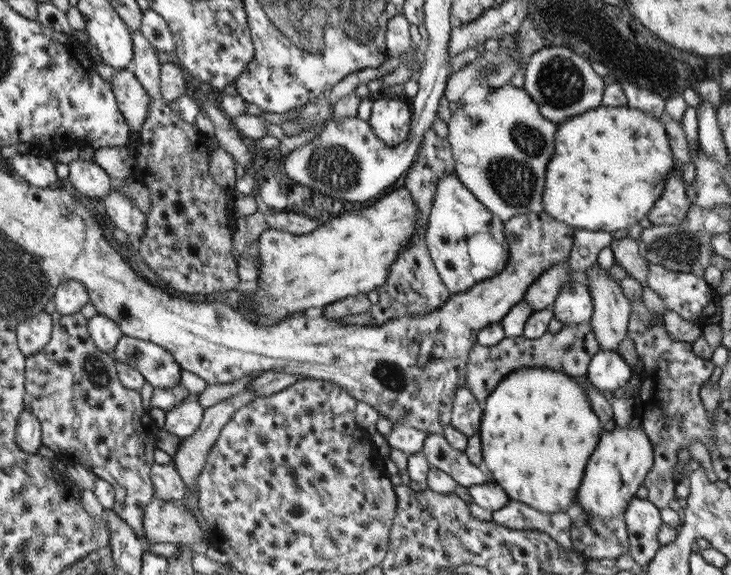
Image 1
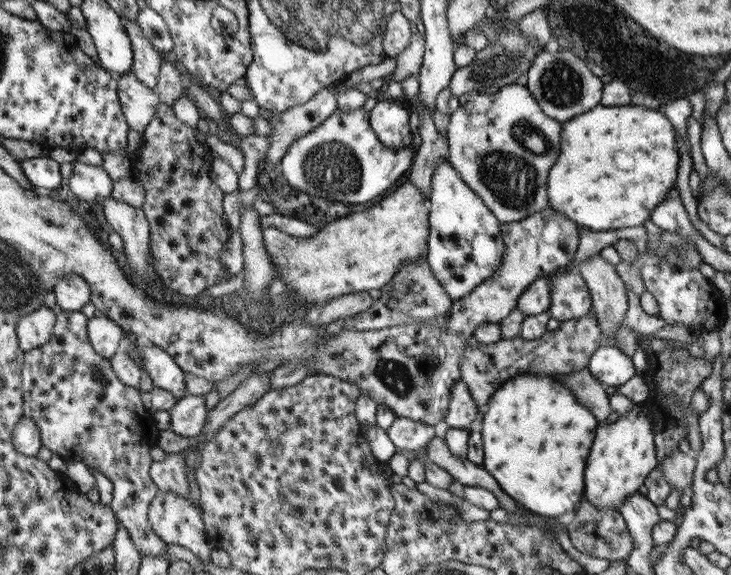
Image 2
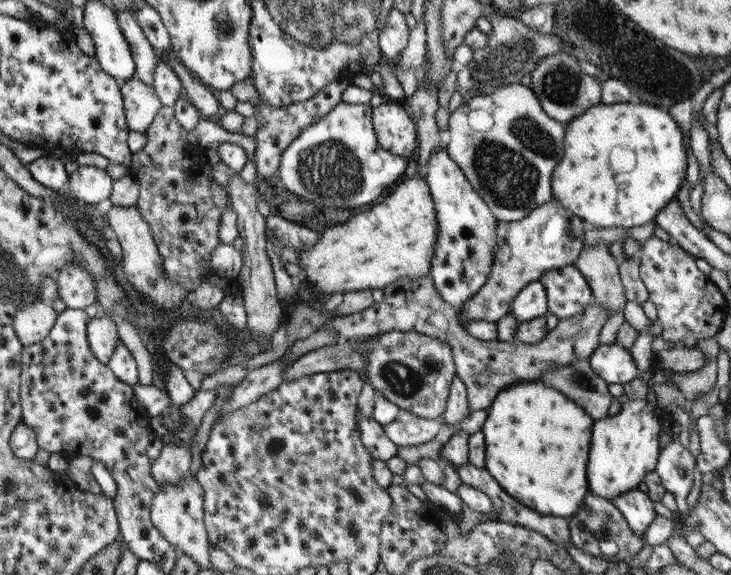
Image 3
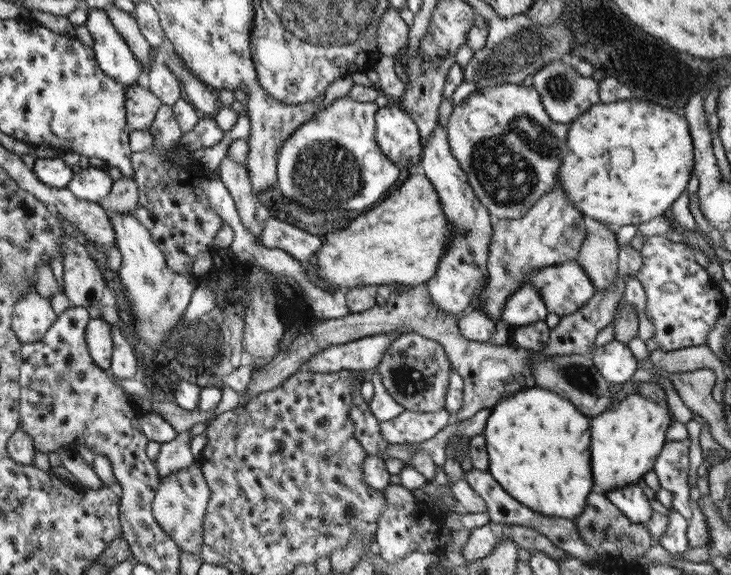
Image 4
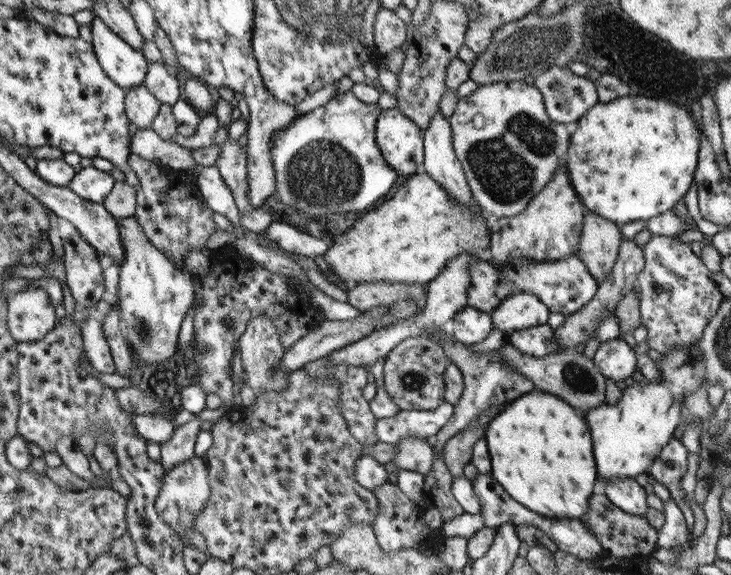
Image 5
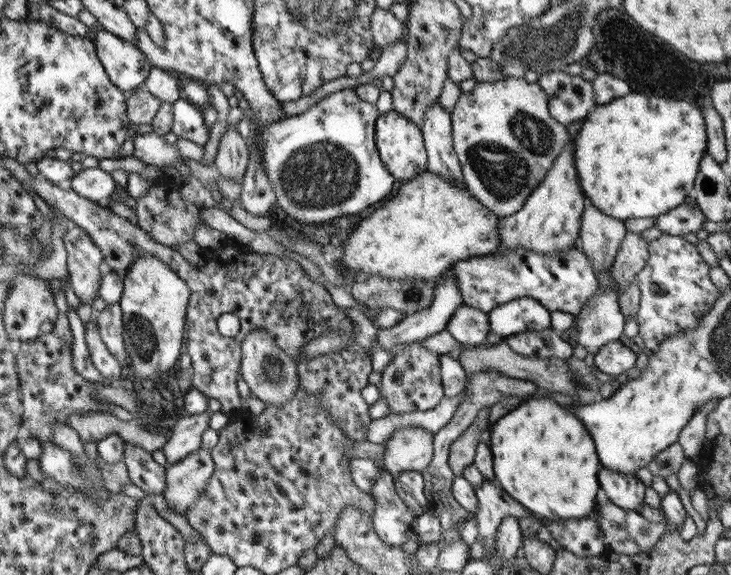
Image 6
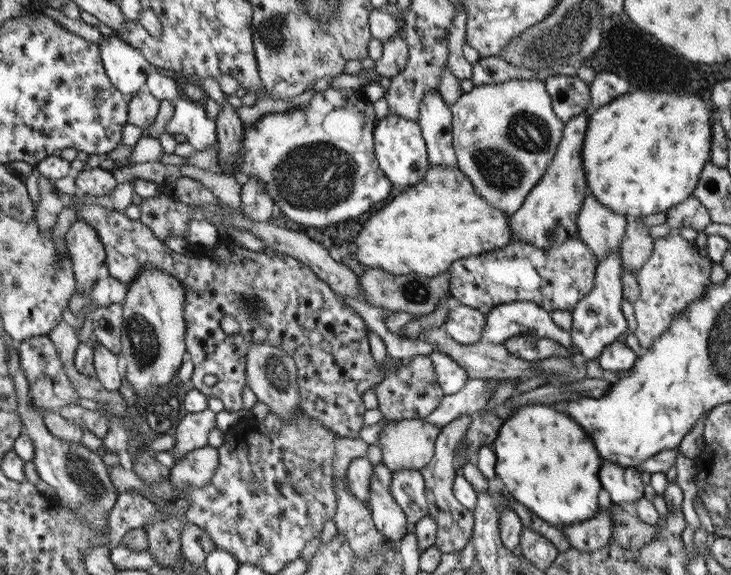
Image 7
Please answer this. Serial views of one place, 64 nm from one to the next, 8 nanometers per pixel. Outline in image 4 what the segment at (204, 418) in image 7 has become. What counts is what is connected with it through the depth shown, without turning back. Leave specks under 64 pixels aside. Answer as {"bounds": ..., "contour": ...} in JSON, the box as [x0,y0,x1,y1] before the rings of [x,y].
{"bounds":[156,430,195,479],"contour":[[[192,430],[180,432],[176,439],[170,442],[162,443],[156,465],[158,466],[159,476],[161,479],[177,472],[178,470],[185,470],[188,466],[195,463],[194,456],[190,449],[190,440],[193,436]]]}

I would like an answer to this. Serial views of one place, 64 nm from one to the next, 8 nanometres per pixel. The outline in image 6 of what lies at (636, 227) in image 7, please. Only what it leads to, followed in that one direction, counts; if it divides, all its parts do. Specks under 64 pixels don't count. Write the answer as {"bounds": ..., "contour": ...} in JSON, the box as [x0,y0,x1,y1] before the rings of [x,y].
{"bounds":[610,231,648,294],"contour":[[[630,231],[626,233],[614,264],[610,267],[610,273],[620,289],[618,294],[622,294],[622,291],[628,288],[628,284],[636,282],[638,271],[644,268],[648,260],[648,244],[640,233]]]}

